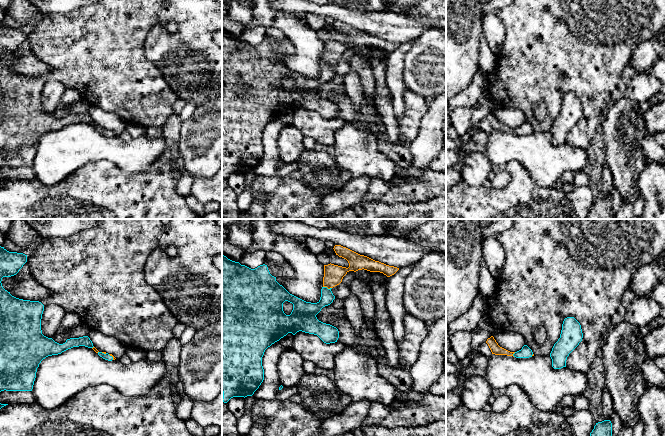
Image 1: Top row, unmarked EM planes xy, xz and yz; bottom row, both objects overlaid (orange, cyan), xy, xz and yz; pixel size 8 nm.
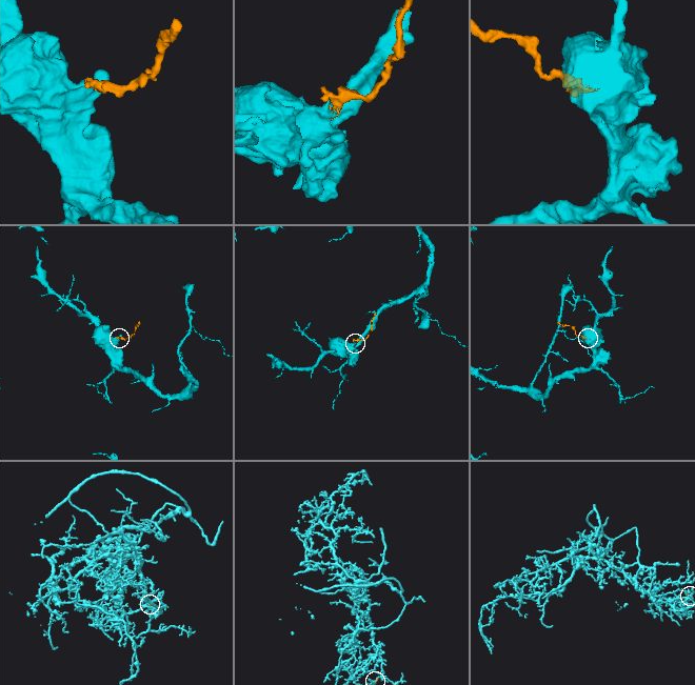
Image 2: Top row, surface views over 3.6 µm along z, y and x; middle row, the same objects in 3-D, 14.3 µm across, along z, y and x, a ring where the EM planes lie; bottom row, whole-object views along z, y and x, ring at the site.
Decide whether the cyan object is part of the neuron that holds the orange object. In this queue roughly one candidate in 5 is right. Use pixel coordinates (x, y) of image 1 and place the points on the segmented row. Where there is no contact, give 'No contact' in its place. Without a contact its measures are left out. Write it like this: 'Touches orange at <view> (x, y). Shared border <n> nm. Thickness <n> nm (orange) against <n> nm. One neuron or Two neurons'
Touches orange at xz (327, 287). Shared border 70 nm. Thickness 160 nm (orange) against 160 nm. One neuron

